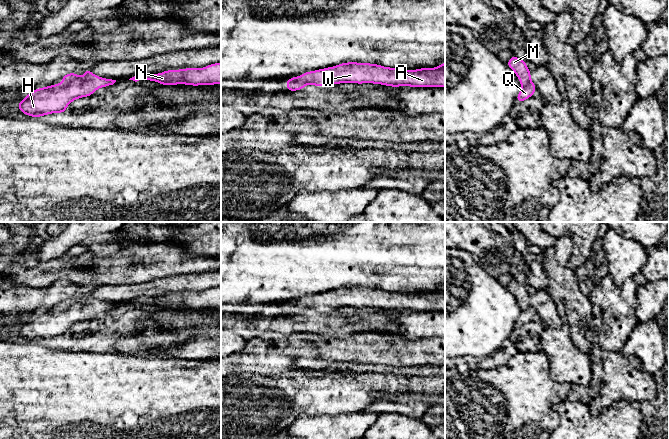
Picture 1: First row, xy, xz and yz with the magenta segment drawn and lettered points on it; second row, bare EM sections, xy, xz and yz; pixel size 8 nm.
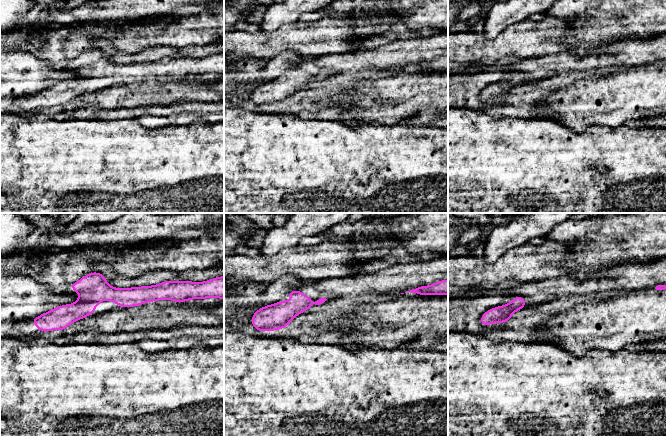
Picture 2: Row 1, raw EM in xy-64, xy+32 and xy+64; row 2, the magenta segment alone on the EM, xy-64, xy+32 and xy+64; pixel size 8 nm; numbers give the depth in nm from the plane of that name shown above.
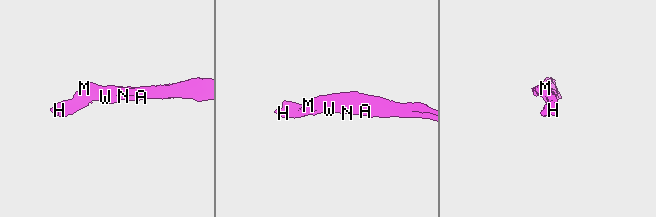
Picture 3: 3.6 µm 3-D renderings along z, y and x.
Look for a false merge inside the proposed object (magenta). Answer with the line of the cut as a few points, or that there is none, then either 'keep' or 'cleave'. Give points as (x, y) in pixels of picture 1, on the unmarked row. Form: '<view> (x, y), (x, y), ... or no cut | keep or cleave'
no cut | keep

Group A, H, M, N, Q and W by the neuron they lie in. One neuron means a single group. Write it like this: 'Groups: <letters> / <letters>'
Groups: A H M N Q W

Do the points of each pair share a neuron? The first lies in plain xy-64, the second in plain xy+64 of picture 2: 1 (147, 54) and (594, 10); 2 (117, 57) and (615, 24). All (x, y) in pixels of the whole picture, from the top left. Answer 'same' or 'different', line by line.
1: different
2: different

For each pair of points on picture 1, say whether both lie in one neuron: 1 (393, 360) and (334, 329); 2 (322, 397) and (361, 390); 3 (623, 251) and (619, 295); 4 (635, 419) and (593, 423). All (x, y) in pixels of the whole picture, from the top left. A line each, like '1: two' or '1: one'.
1: two
2: one
3: two
4: one

